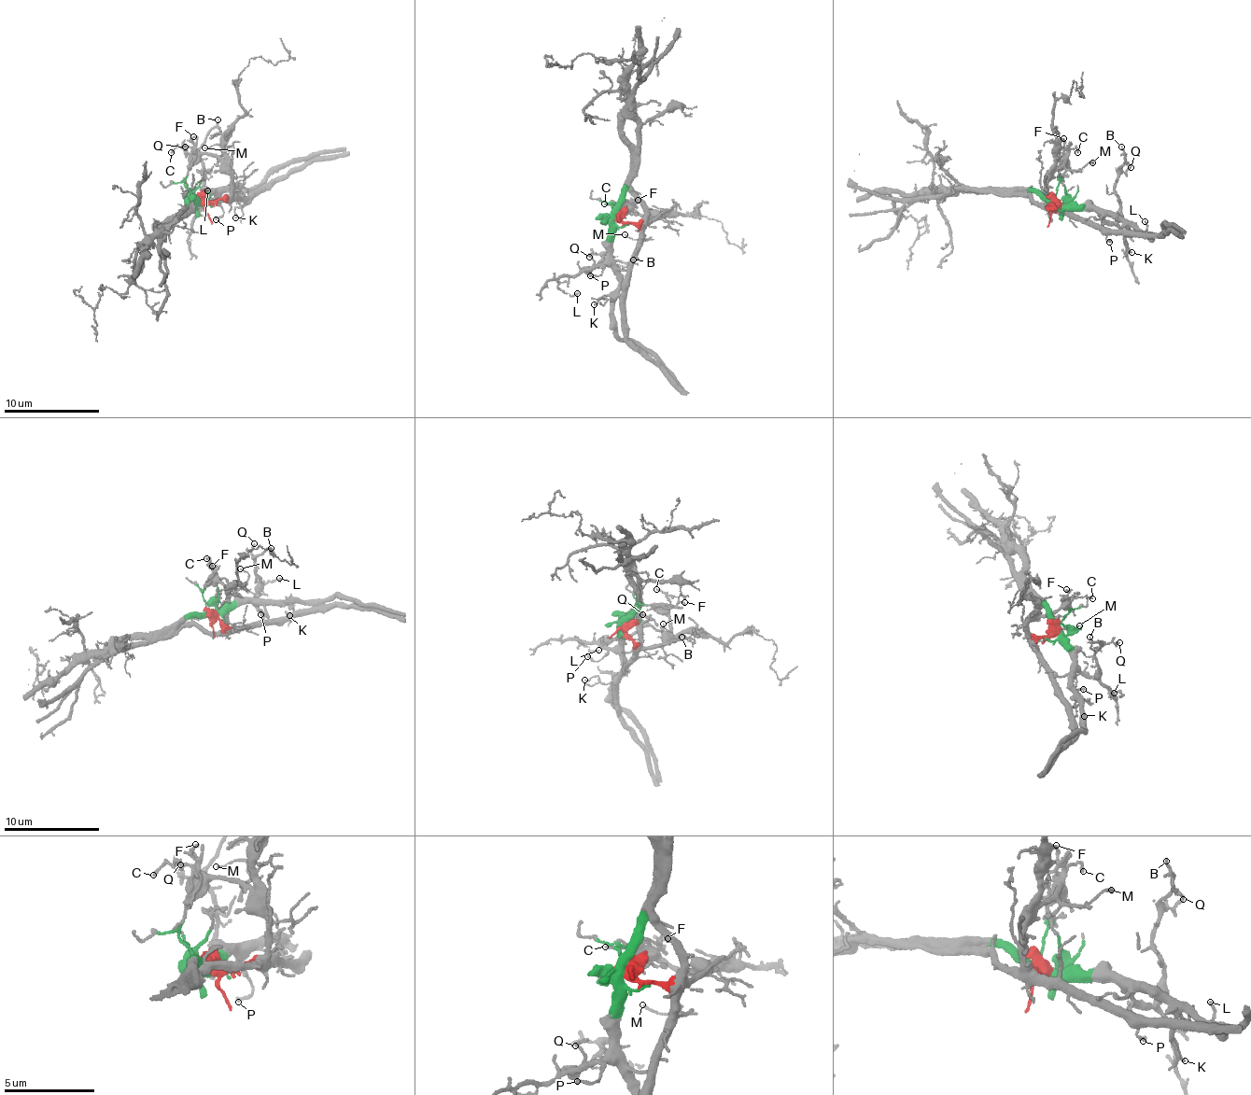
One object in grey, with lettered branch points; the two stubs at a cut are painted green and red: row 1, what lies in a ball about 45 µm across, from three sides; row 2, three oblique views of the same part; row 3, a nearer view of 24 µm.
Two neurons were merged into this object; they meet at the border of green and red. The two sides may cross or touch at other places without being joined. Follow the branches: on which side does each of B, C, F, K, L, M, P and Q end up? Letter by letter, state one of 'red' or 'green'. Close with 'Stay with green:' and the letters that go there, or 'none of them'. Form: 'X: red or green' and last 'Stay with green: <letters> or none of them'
B: green
C: red
F: red
K: green
L: green
M: red
P: green
Q: green
Stay with green: B, K, L, P, Q

